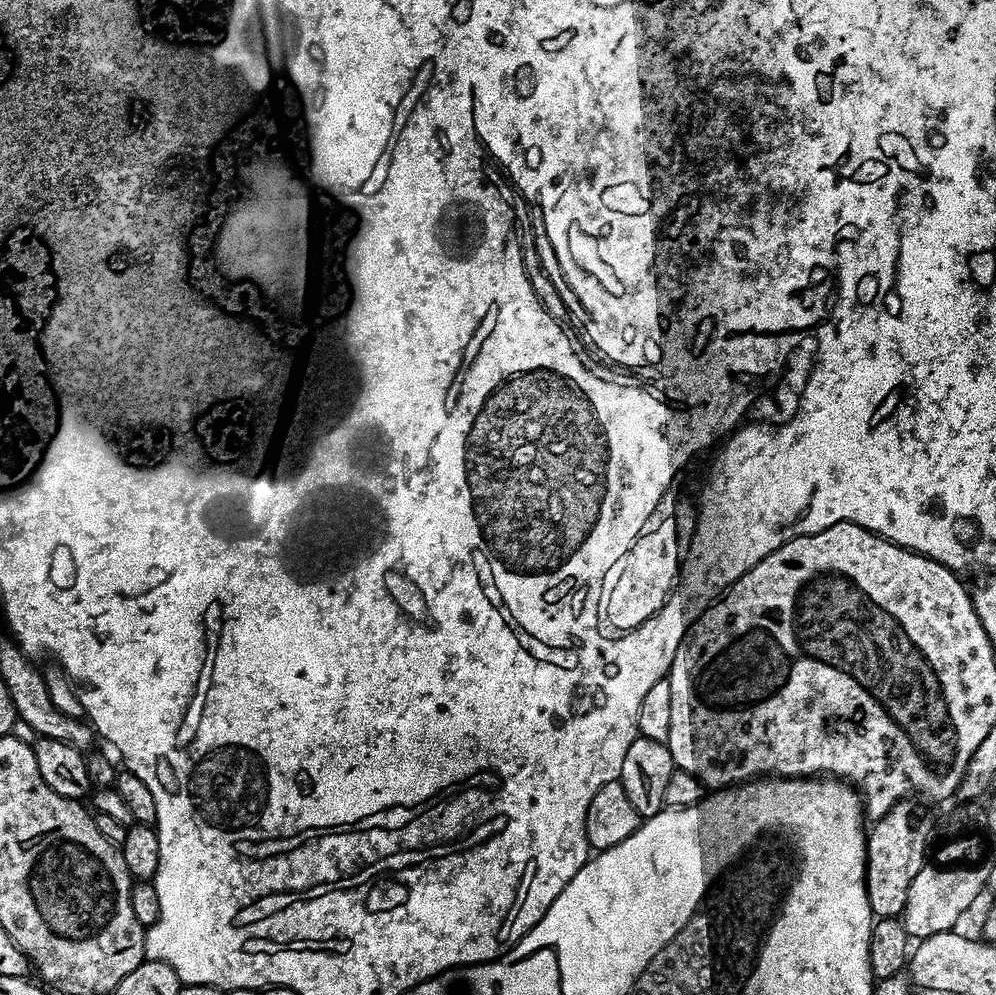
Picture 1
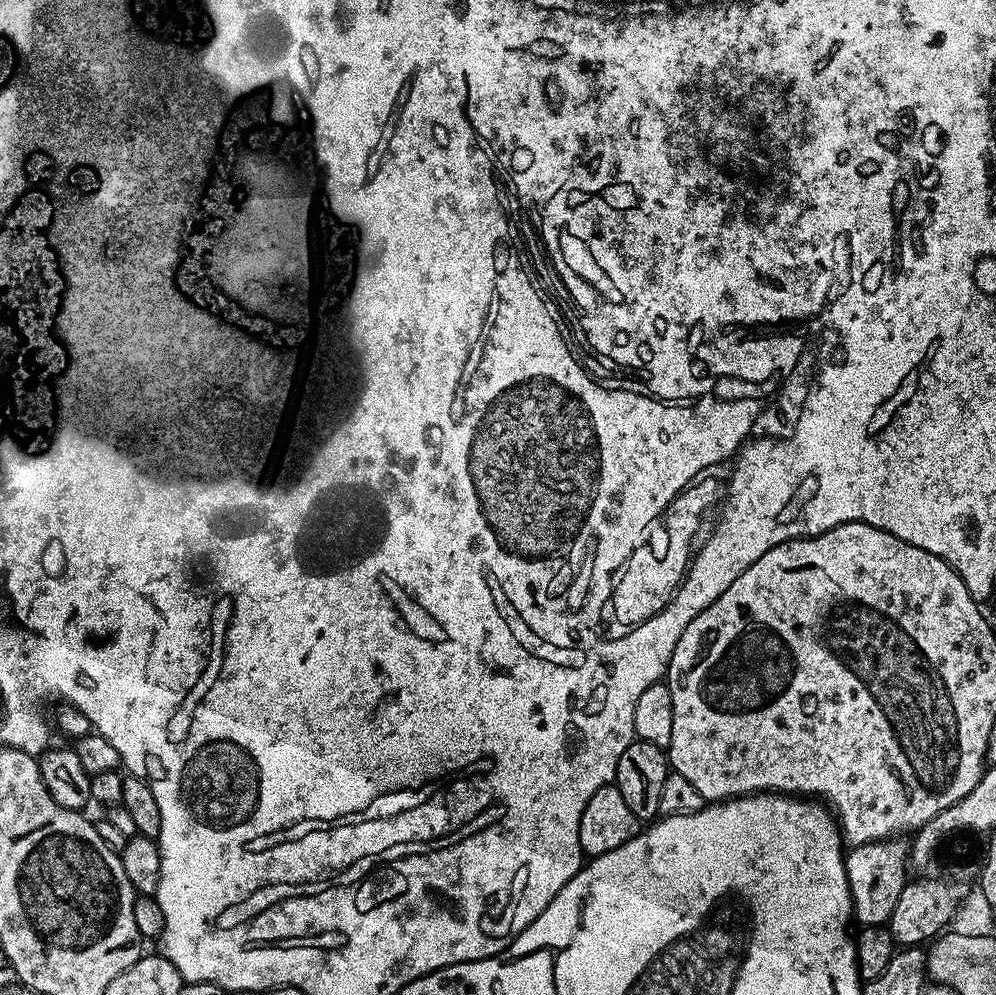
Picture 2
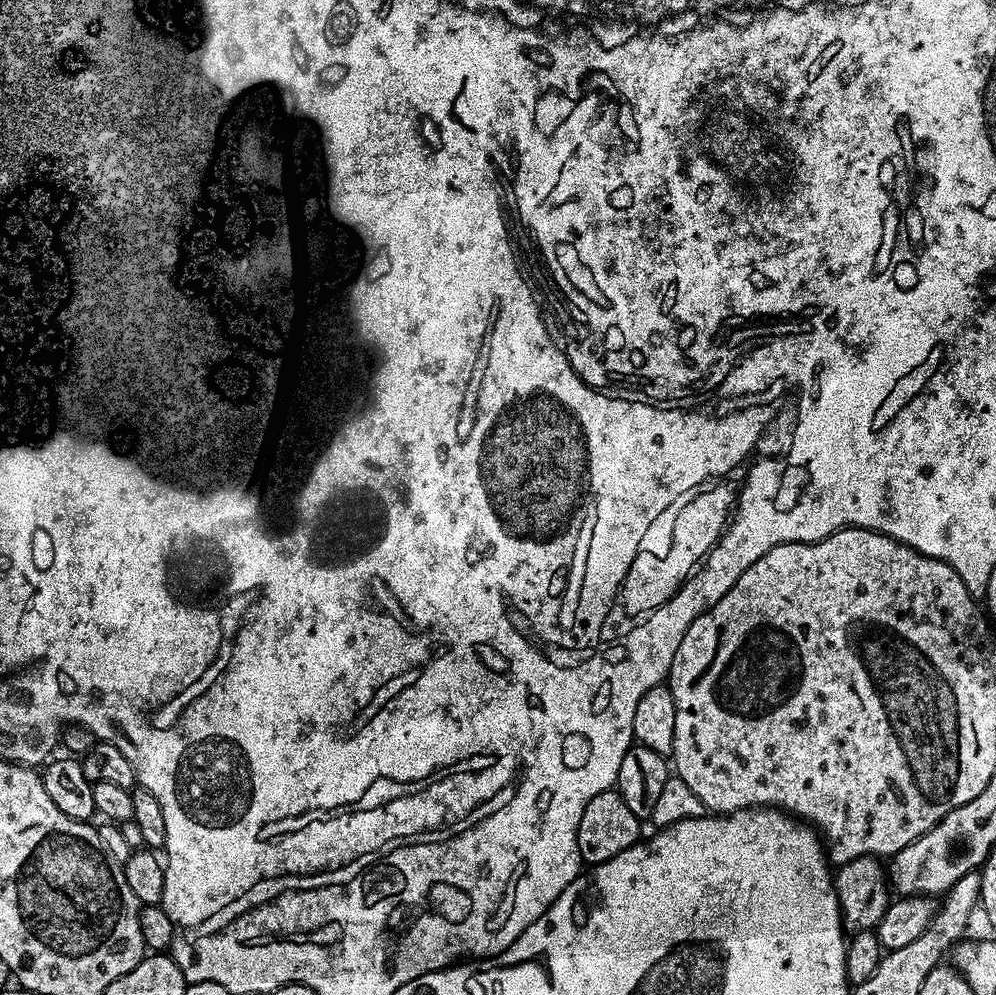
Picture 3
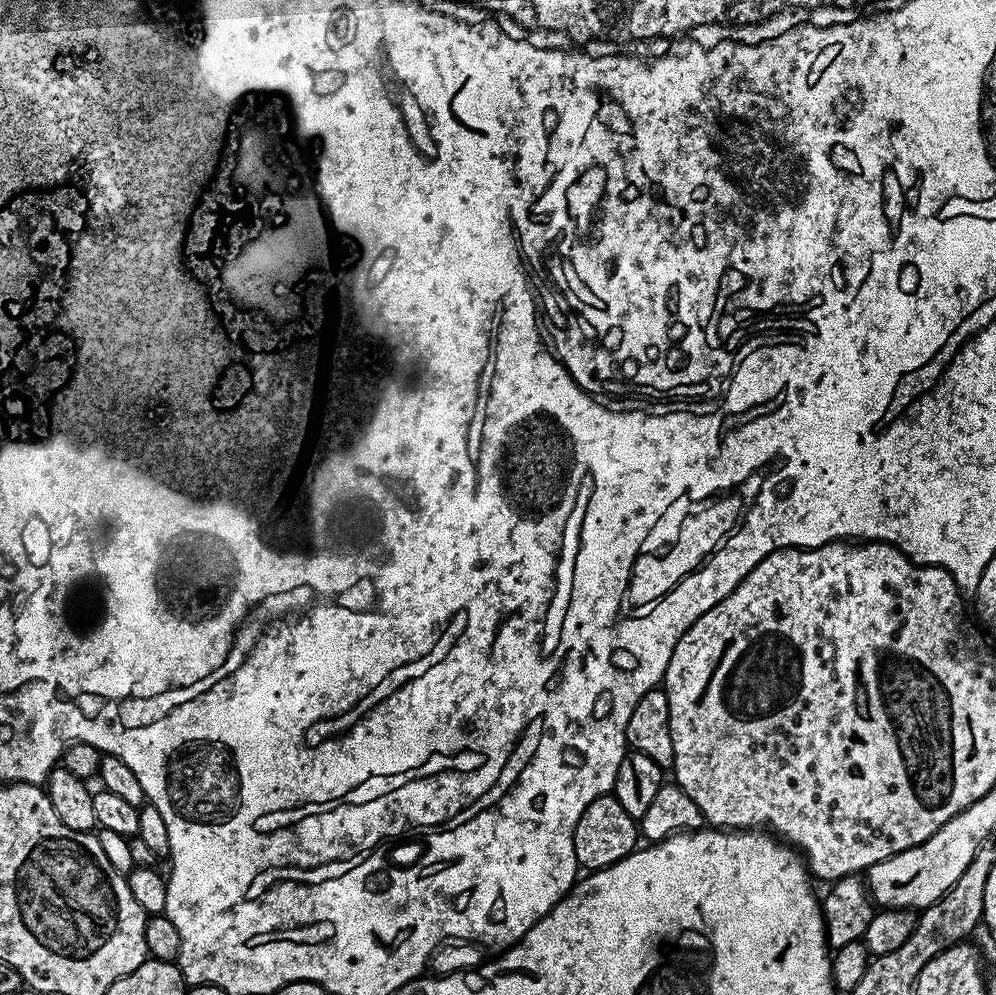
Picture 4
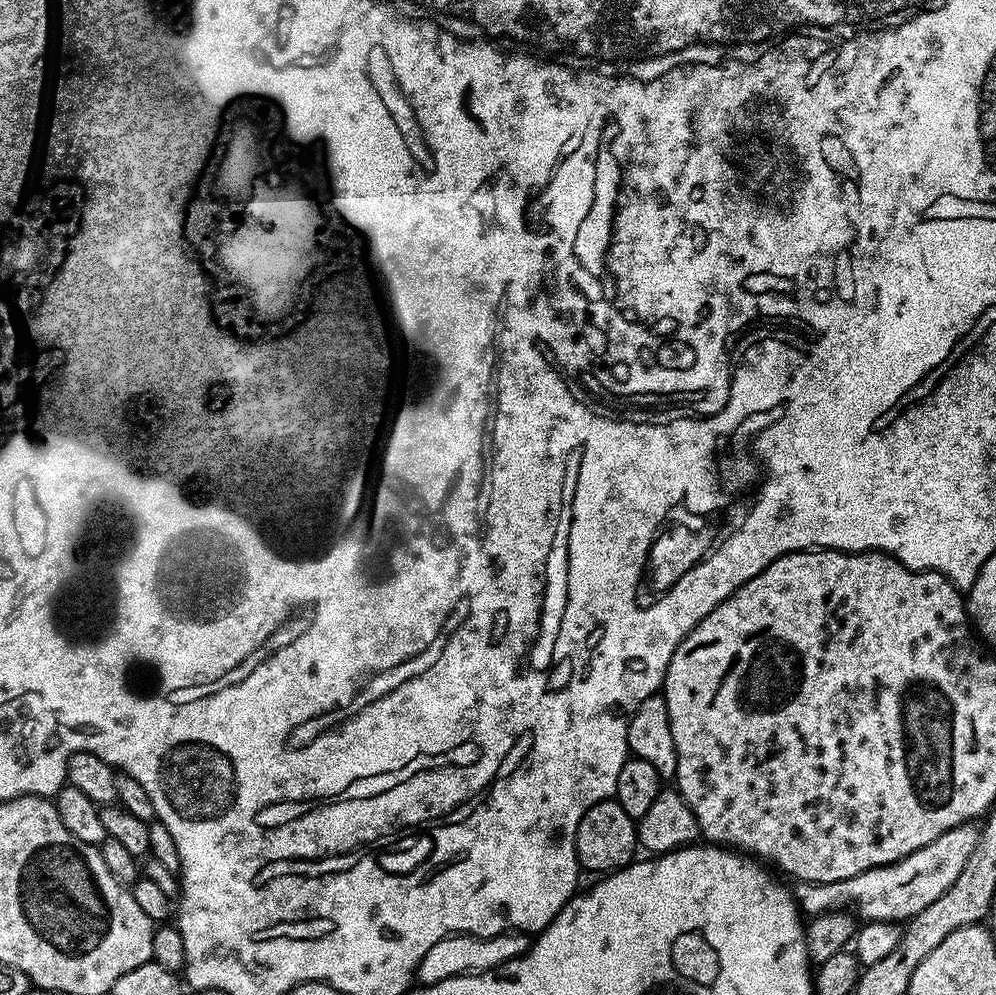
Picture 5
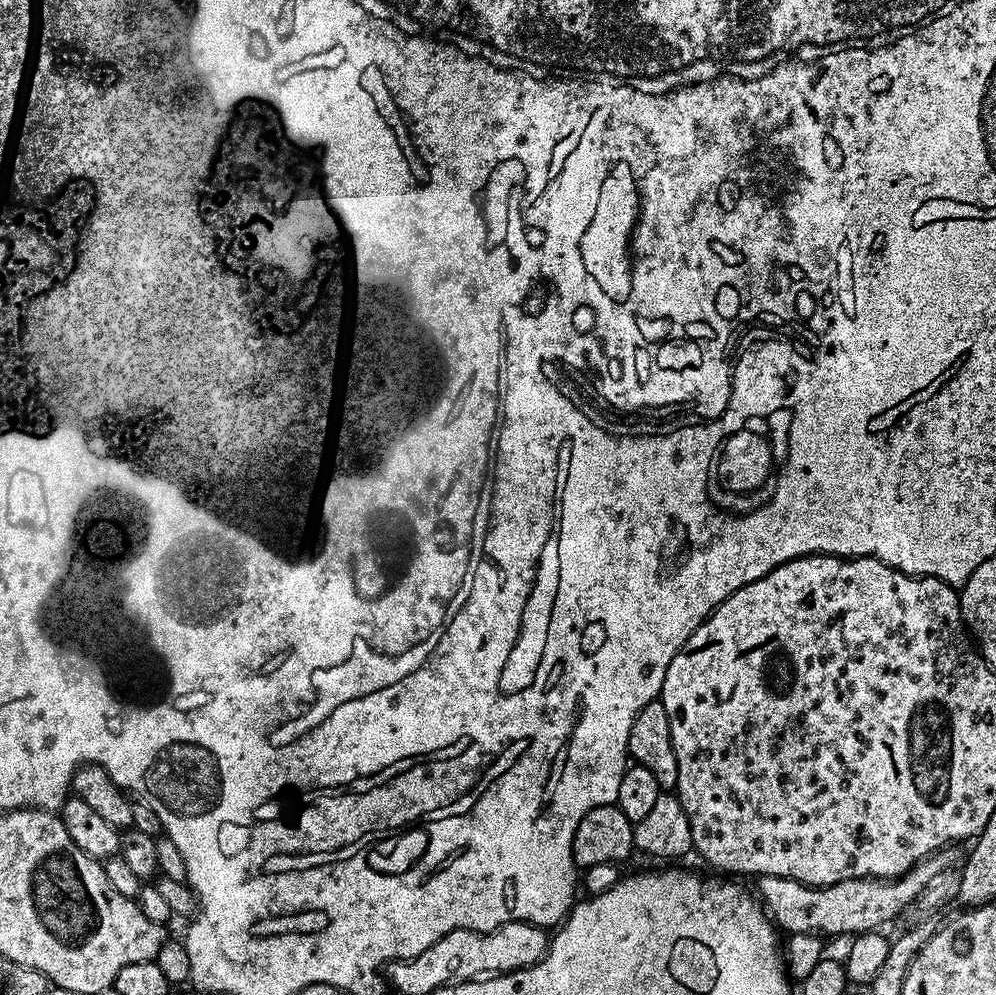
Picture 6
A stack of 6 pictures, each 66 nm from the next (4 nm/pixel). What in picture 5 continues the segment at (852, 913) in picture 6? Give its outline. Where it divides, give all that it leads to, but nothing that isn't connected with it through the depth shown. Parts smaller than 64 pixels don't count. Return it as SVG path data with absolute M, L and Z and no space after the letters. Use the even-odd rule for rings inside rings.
M975 823L960 824L934 838L934 842L922 846L922 850L914 850L914 854L893 864L862 870L862 874L854 874L854 878L842 878L842 882L797 883L794 888L797 905L808 918L848 906L844 904L852 904L851 911L864 922L907 922L913 916L922 914L930 902L938 902L938 898L942 898L942 894L954 886L958 874L962 874L962 866L966 866L979 841L980 828Z

